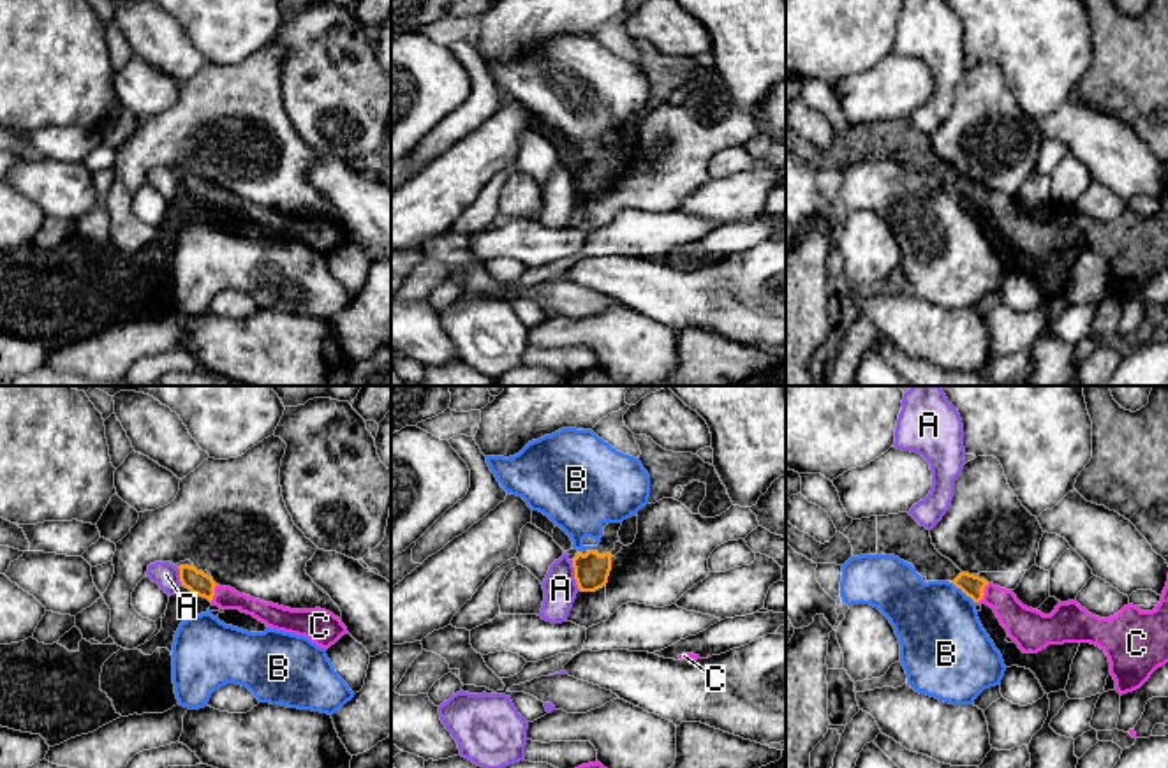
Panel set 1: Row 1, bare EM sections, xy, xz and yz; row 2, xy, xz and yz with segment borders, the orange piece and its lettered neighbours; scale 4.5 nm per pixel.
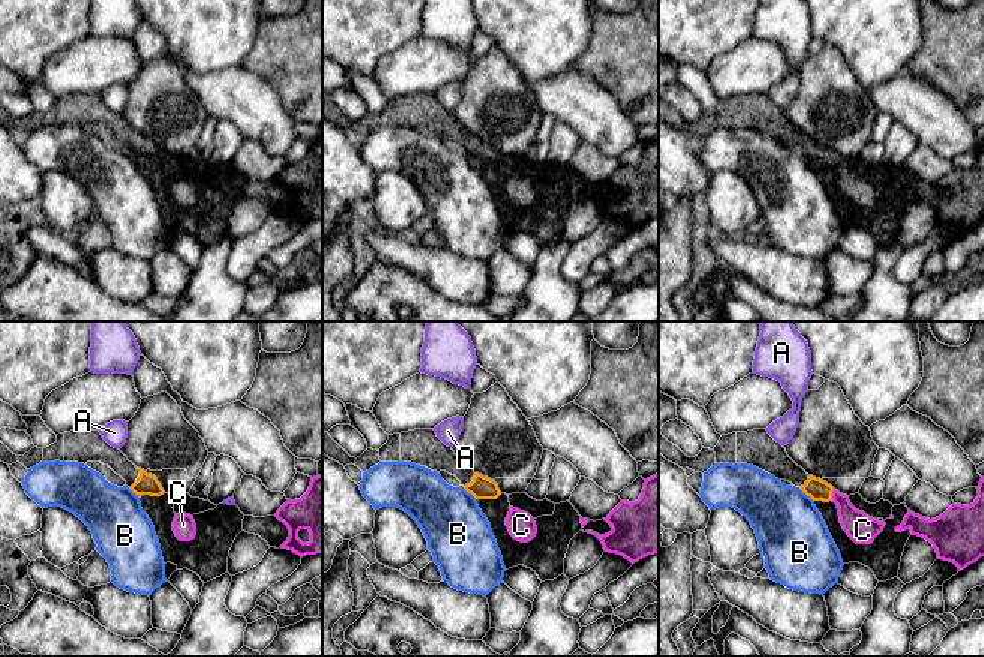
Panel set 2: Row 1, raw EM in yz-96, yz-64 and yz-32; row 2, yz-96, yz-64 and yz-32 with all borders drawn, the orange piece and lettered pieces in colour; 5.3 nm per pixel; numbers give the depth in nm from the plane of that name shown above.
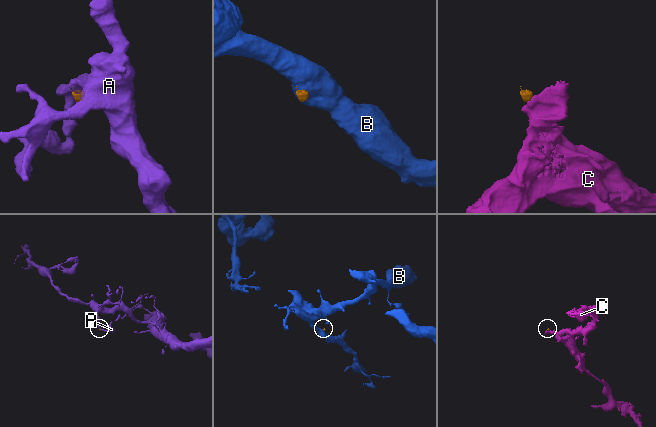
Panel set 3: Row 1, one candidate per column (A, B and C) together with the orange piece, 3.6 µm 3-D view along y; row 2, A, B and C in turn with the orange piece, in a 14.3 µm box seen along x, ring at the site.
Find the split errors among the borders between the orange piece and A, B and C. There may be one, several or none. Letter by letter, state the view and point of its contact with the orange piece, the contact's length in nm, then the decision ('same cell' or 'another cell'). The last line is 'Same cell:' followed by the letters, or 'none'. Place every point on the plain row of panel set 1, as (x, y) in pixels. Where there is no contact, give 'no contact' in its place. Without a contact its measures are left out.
A: xz (575, 180) | 140 nm | another cell
B: yz (962, 196) | 130 nm | another cell
C: yz (983, 199) | 110 nm | same cell
Same cell: C

